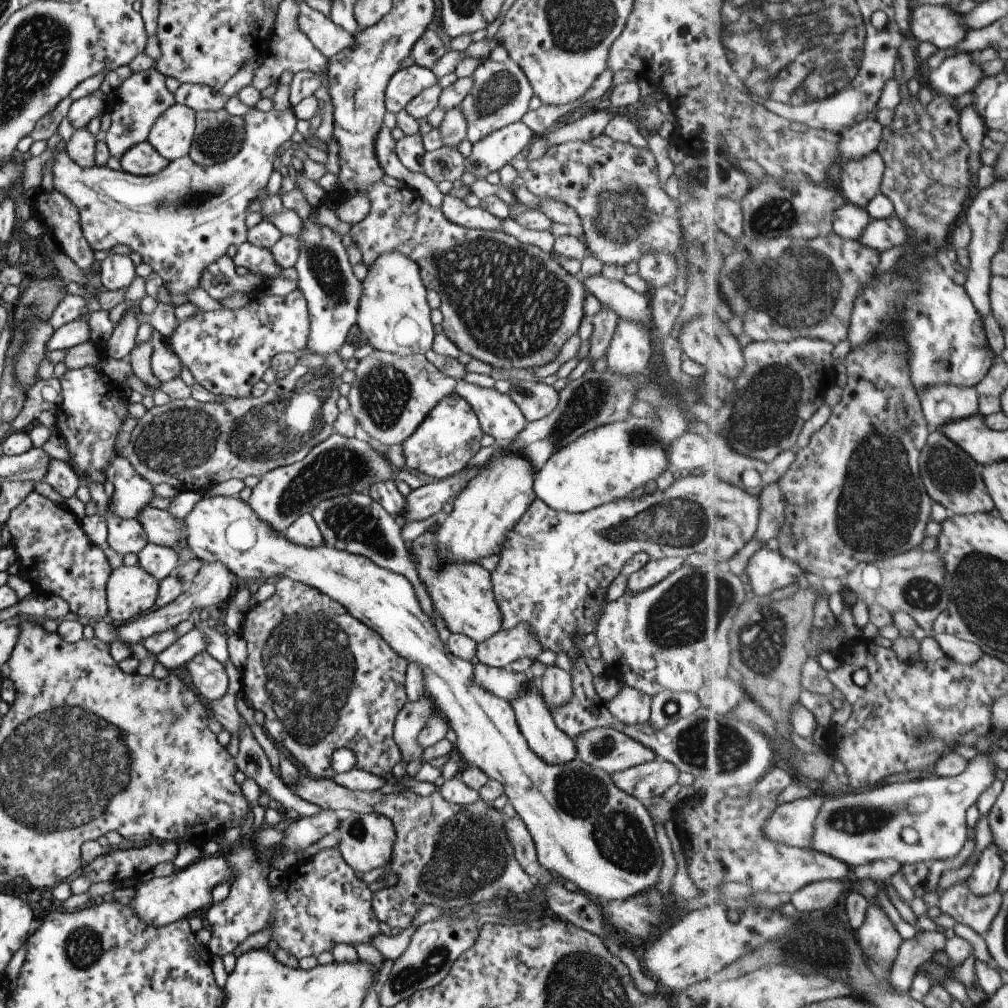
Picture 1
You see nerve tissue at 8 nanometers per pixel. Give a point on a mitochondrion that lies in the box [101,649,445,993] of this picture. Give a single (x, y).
(358, 831)

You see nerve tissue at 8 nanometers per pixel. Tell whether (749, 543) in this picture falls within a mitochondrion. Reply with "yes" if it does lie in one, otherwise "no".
no

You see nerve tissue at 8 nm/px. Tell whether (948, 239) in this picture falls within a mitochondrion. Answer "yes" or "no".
no

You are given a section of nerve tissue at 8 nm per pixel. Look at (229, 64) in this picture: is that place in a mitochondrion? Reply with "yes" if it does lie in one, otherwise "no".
no

